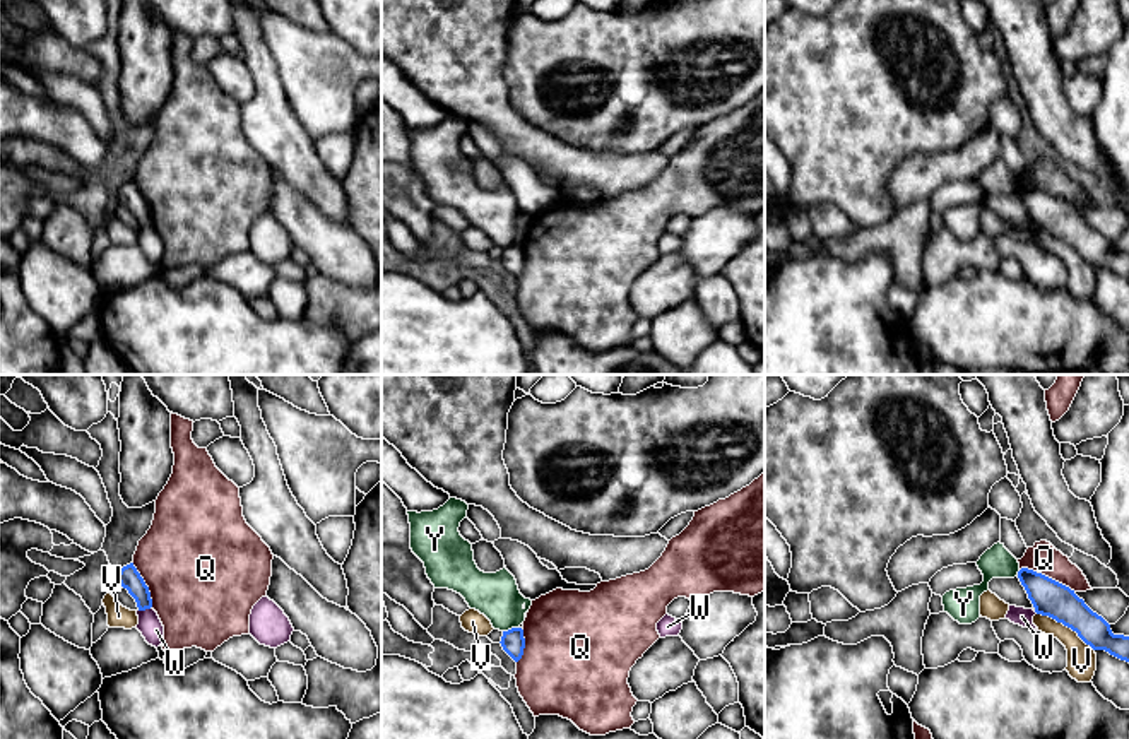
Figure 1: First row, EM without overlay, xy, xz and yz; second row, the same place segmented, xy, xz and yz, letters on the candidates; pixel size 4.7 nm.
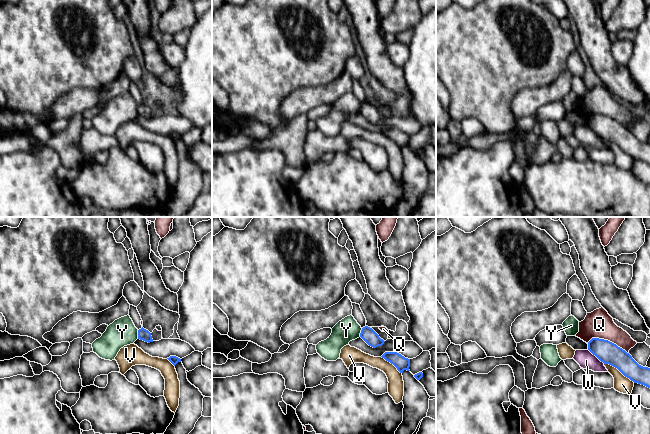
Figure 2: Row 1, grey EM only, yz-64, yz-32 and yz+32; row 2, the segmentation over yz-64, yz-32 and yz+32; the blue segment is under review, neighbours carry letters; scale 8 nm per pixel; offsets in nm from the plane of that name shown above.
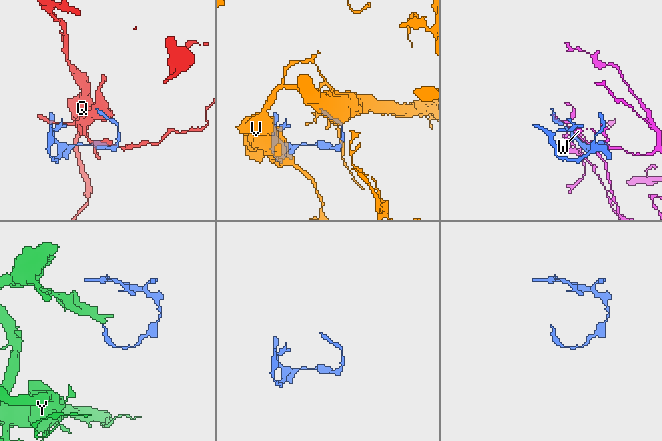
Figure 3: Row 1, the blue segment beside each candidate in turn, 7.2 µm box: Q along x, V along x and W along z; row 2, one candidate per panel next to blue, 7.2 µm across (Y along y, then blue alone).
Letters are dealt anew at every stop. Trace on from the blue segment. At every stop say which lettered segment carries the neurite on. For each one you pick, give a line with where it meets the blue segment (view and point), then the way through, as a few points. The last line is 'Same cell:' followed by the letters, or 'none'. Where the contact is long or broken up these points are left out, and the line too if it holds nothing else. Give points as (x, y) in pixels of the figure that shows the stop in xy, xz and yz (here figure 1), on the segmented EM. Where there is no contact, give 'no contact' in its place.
Same cell: none

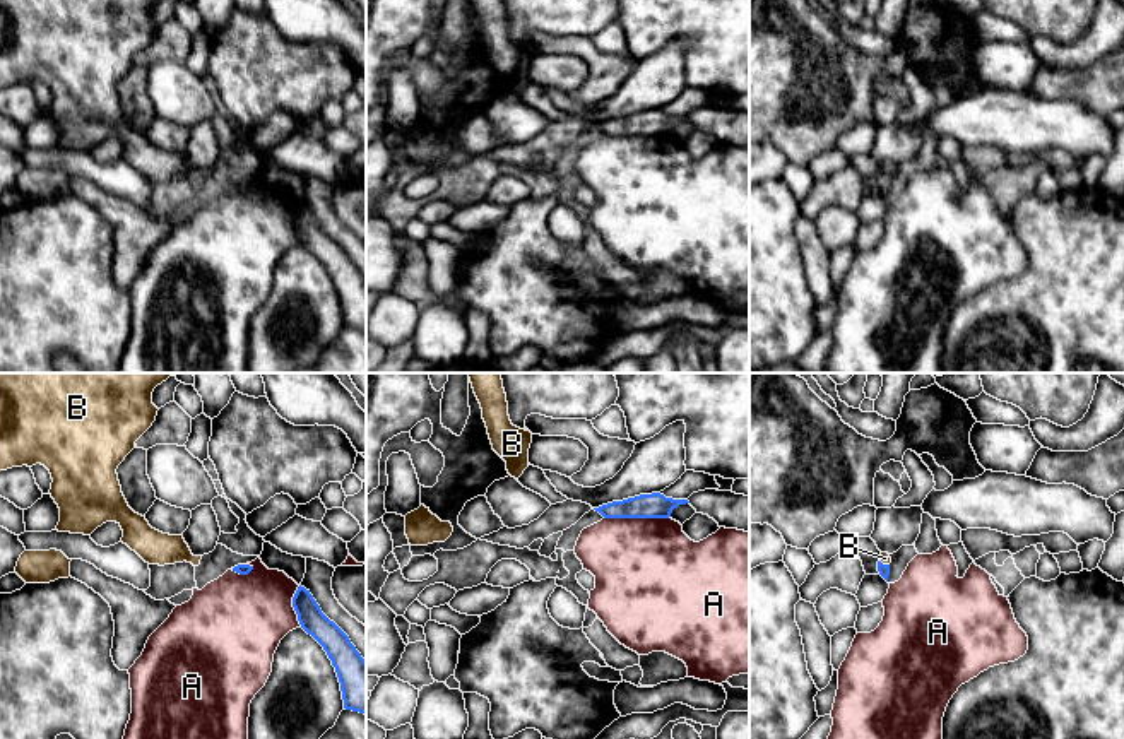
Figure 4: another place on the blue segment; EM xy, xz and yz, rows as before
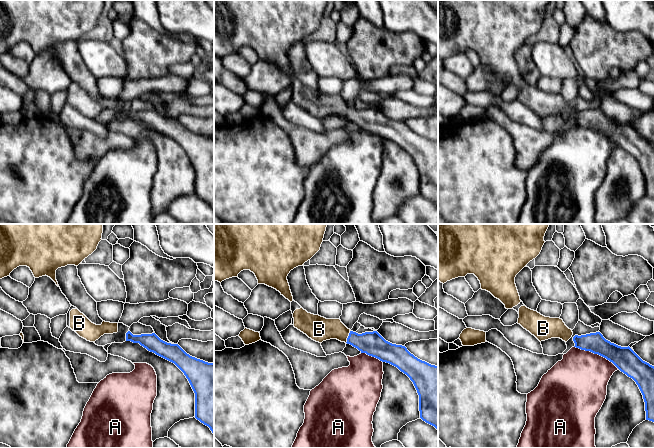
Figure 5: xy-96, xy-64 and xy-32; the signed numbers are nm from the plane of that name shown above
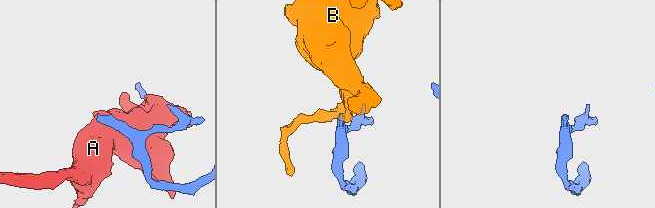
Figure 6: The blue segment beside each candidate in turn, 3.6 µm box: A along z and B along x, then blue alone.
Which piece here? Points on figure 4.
B: meets blue in yz at (885, 565); runs through yz (883, 570), (885, 565), (885, 558)
Same cell: B

